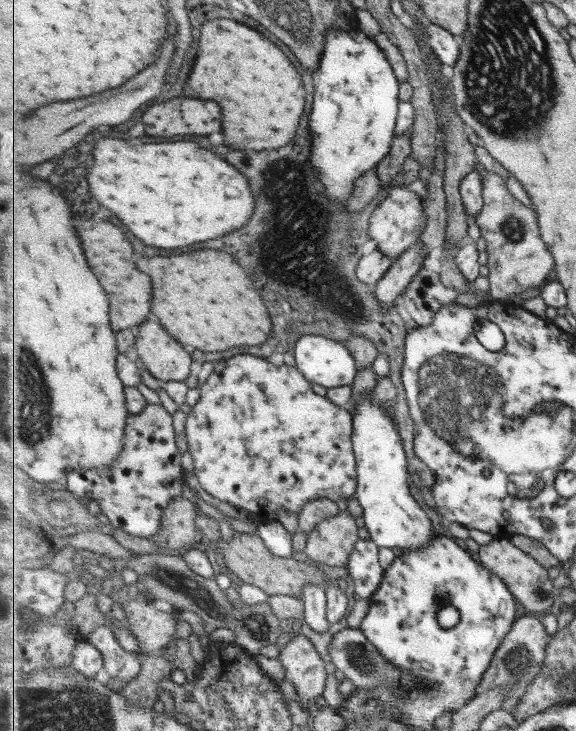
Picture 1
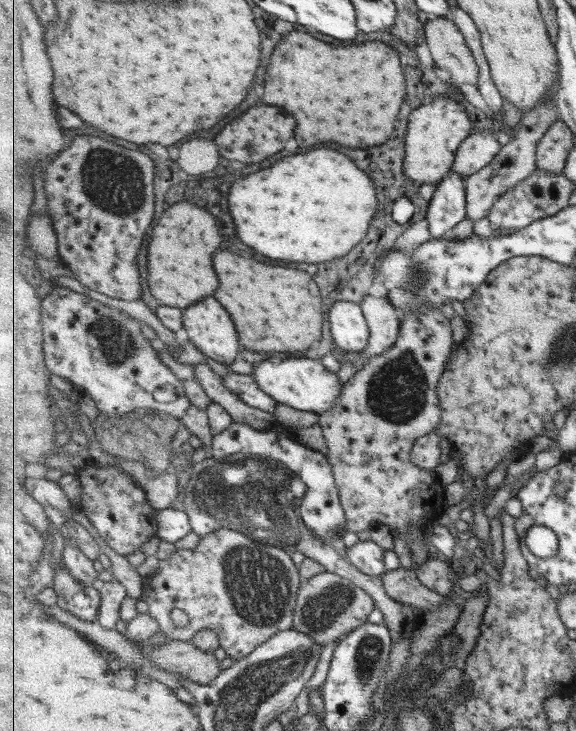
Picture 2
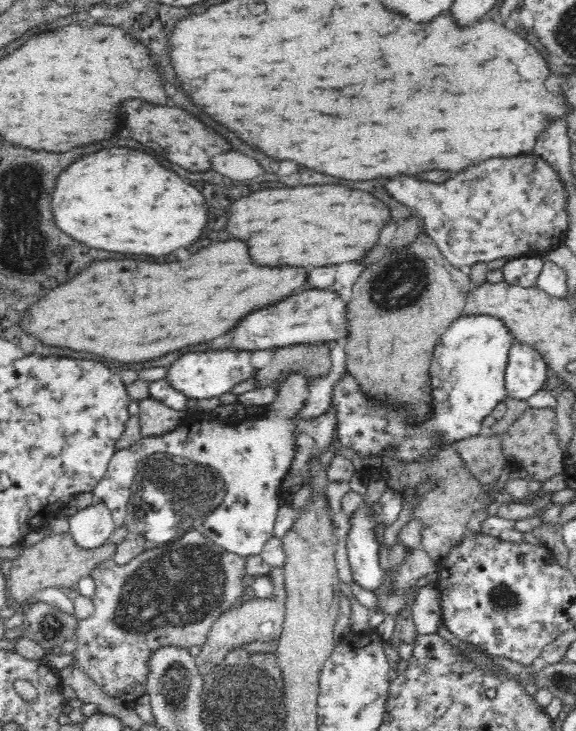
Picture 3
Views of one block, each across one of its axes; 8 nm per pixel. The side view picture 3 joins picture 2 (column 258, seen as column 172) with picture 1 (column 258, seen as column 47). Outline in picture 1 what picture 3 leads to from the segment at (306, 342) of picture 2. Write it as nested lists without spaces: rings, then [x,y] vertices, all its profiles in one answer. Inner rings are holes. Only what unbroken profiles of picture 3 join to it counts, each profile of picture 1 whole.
[[[193,250],[179,256],[157,256],[149,260],[139,260],[139,268],[153,278],[155,284],[155,316],[183,344],[191,344],[203,352],[221,352],[237,346],[257,346],[263,344],[271,334],[271,318],[255,282],[247,272],[233,260],[231,254],[219,250]]]

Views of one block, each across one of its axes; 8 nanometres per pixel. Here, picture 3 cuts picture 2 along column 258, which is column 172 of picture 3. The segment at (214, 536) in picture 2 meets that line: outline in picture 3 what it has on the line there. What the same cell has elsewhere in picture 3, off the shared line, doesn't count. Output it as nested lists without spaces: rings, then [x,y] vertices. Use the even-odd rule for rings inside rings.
[[[197,529],[186,531],[184,536],[167,545],[143,551],[124,566],[119,566],[112,559],[96,564],[90,575],[95,582],[94,594],[90,598],[95,611],[88,619],[79,621],[75,637],[78,646],[73,652],[75,665],[108,696],[135,702],[145,694],[150,674],[148,664],[154,652],[164,647],[184,650],[201,646],[206,642],[214,622],[224,612],[230,612],[236,604],[240,604],[240,598],[246,592],[242,578],[249,575],[246,562],[246,557],[223,549]]]

